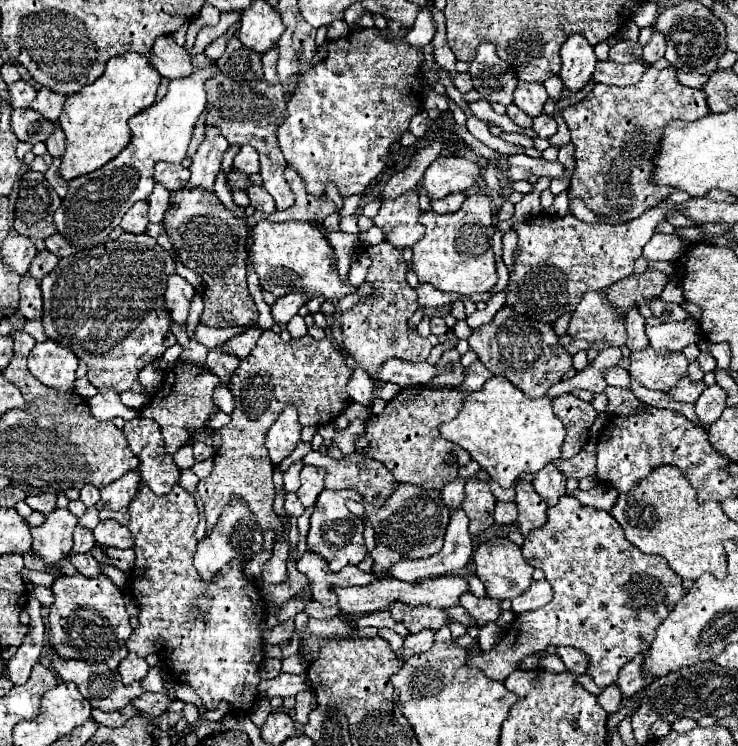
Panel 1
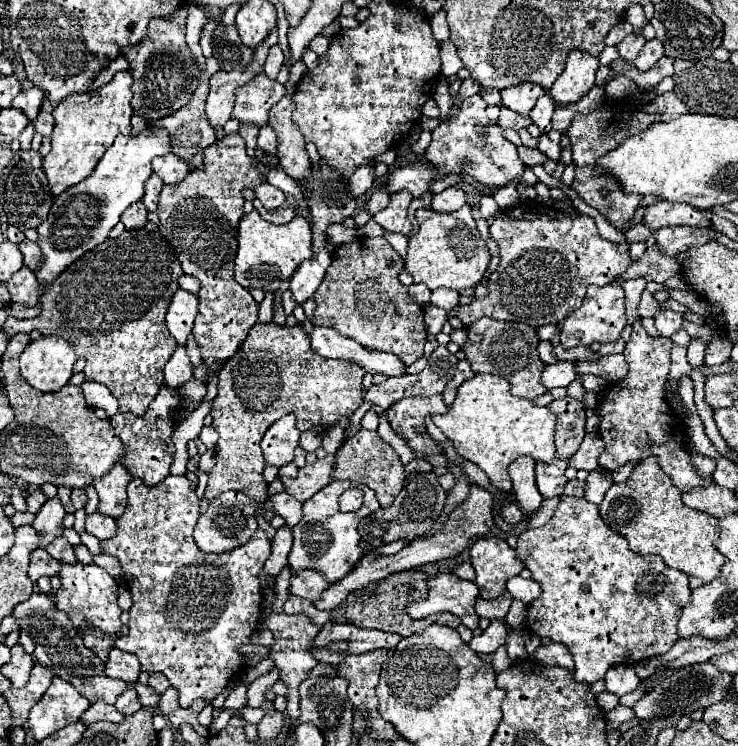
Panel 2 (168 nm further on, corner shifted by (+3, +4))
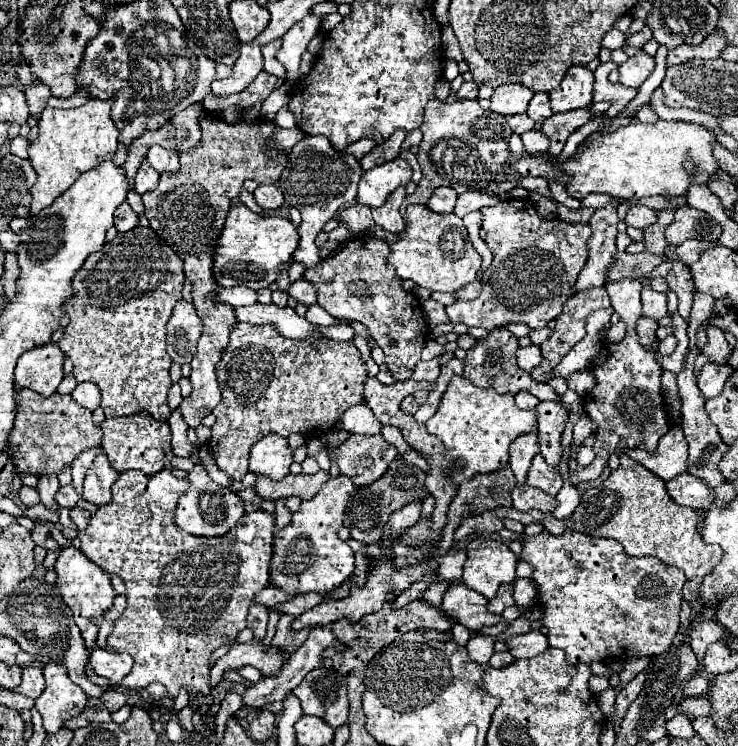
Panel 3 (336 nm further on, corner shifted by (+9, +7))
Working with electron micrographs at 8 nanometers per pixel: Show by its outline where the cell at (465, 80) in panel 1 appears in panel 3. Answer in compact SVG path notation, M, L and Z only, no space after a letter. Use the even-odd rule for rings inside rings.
M465 81L455 95L457 95L457 99L477 99L477 89L479 87L475 81Z

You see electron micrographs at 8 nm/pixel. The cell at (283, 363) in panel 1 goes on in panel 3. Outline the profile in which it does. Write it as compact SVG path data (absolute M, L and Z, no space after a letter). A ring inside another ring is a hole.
M237 323L237 325L233 327L233 331L231 331L231 341L229 341L227 349L223 351L221 361L217 363L217 379L219 379L219 387L221 387L221 391L223 391L223 397L221 397L221 403L213 409L213 415L217 417L217 421L215 421L215 425L211 427L211 433L213 433L213 435L211 435L211 439L209 439L209 449L211 449L211 453L213 453L215 461L217 461L217 467L223 469L233 481L241 481L241 479L249 473L249 469L247 469L247 467L249 467L249 451L251 451L253 443L255 443L259 437L263 437L265 433L275 431L275 433L279 433L279 435L283 435L283 437L289 437L291 433L303 433L305 437L315 437L315 439L319 439L319 437L323 437L329 429L335 429L335 427L339 425L343 413L345 413L349 407L361 403L361 399L363 399L363 387L365 387L365 381L367 381L367 367L365 367L365 363L363 363L361 357L359 357L359 349L357 349L351 341L343 341L343 343L327 341L327 345L317 345L315 349L307 349L307 345L299 345L299 341L291 341L291 339L279 335L273 325Z

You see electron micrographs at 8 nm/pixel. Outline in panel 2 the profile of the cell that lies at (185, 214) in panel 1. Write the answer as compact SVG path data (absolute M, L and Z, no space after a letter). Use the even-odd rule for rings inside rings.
M231 132L231 134L225 134L221 140L217 140L215 144L211 144L209 148L205 148L203 168L191 170L185 176L185 180L181 180L179 184L163 186L161 196L159 196L159 206L157 206L159 232L175 248L179 260L181 260L183 272L189 274L189 276L195 276L201 282L201 290L197 292L199 314L195 318L193 336L195 336L197 346L201 348L203 364L207 366L205 384L211 380L215 370L219 366L223 366L225 360L231 358L239 350L239 346L245 340L249 328L257 322L259 304L251 298L249 290L245 290L243 286L239 286L233 280L233 258L235 258L235 252L237 252L237 226L239 226L239 220L243 216L243 202L245 202L241 190L255 188L261 182L263 182L263 176L257 170L255 158L247 154L243 138L237 132Z

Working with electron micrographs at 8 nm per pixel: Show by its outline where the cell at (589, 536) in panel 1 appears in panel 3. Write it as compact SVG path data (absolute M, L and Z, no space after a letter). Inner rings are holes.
M567 517L565 525L567 527L565 527L563 535L553 535L549 531L543 531L543 533L531 535L531 537L523 535L523 551L519 555L519 561L525 561L525 563L529 563L533 567L531 579L537 585L537 599L539 599L539 607L543 611L541 625L545 625L547 631L549 631L549 645L563 649L565 655L567 655L567 663L569 665L579 665L579 663L591 665L595 661L629 661L633 657L655 657L655 655L665 653L669 649L673 637L677 635L677 629L679 629L679 611L681 611L681 601L683 601L681 587L687 581L683 571L675 569L675 567L669 567L669 565L661 563L655 557L641 557L641 559L639 557L631 557L631 555L627 555L623 551L623 547L615 539L599 539L599 537L591 537L591 535L579 533L579 531L575 531L573 517Z

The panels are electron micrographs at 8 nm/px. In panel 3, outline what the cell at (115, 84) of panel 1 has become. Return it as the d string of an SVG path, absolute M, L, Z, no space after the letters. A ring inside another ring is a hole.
M115 97L105 101L89 99L77 109L45 109L39 119L39 137L29 147L29 161L37 171L37 183L31 187L31 215L49 207L55 197L65 193L81 173L93 169L103 159L113 159L119 131L111 119Z

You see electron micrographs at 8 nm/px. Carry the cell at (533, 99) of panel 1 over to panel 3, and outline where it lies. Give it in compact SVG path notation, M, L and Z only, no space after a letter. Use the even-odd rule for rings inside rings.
M517 83L499 85L491 95L491 111L499 115L525 113L531 97L533 97L533 91L527 89L525 85L517 85Z

